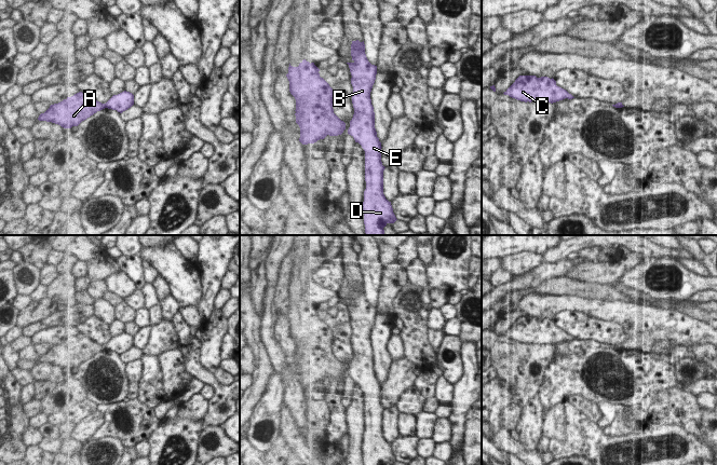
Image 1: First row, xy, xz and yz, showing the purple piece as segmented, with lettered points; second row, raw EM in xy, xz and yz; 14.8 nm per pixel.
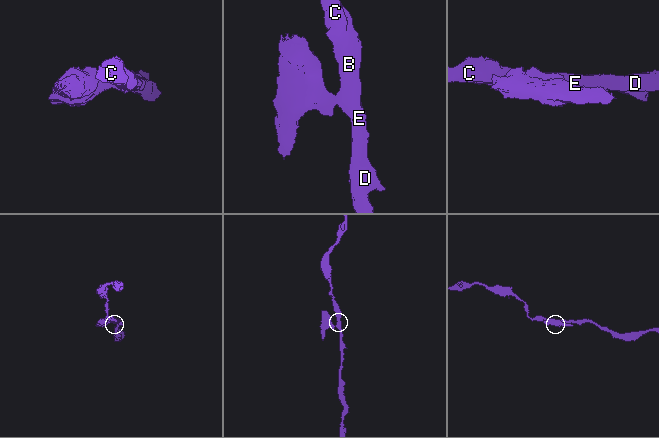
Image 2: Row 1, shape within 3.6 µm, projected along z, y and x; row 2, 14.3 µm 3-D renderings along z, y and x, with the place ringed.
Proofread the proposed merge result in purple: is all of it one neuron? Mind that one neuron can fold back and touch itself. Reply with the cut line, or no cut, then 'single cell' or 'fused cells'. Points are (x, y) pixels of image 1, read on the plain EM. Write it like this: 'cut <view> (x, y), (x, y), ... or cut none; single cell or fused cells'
cut xy (106, 344), (107, 349); fused cells

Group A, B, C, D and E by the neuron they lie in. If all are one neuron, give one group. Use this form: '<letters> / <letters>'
A / B C D E

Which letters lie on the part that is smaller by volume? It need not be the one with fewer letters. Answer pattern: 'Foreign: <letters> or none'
Foreign: A

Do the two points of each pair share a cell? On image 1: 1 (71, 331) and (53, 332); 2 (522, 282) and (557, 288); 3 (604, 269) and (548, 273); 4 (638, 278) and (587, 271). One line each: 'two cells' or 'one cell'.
1: one cell
2: two cells
3: two cells
4: two cells

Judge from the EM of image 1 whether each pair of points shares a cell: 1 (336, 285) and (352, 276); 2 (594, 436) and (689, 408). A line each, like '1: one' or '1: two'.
1: two
2: two

